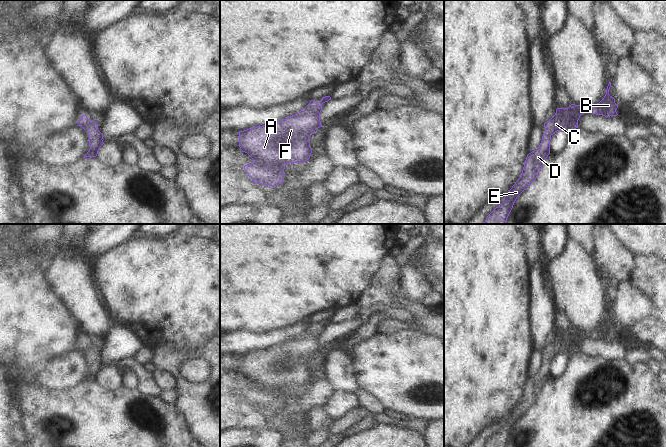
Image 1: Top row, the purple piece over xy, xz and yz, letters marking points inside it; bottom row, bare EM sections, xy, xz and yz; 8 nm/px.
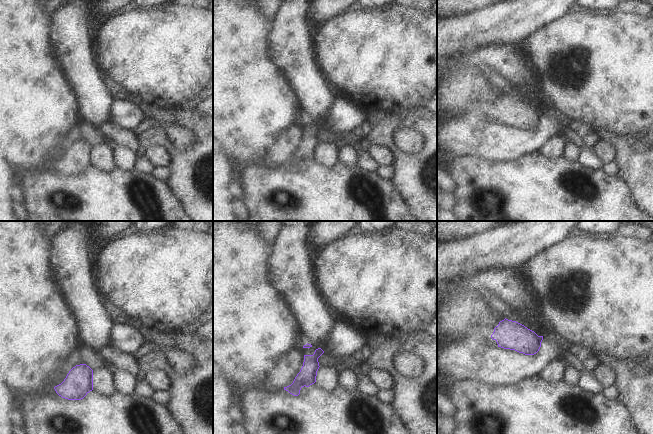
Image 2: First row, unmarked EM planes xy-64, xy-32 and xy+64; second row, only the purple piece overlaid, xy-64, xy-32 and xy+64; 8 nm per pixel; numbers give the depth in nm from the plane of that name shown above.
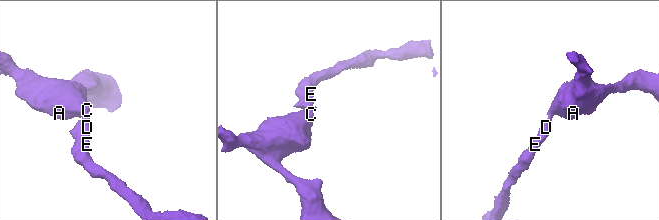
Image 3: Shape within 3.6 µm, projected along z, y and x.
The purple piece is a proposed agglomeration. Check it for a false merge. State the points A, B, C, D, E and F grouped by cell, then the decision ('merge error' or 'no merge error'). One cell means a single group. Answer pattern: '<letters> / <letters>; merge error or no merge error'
A B C D E F; no merge error

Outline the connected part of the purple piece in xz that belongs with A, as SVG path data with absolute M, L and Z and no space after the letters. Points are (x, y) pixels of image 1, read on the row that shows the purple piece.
M325 96L320 102L311 100L298 114L272 124L249 128L239 132L239 147L247 153L253 162L245 165L248 176L256 184L278 186L284 182L284 169L289 163L303 163L310 158L312 148L309 137L322 127L320 113L322 104L331 100Z

